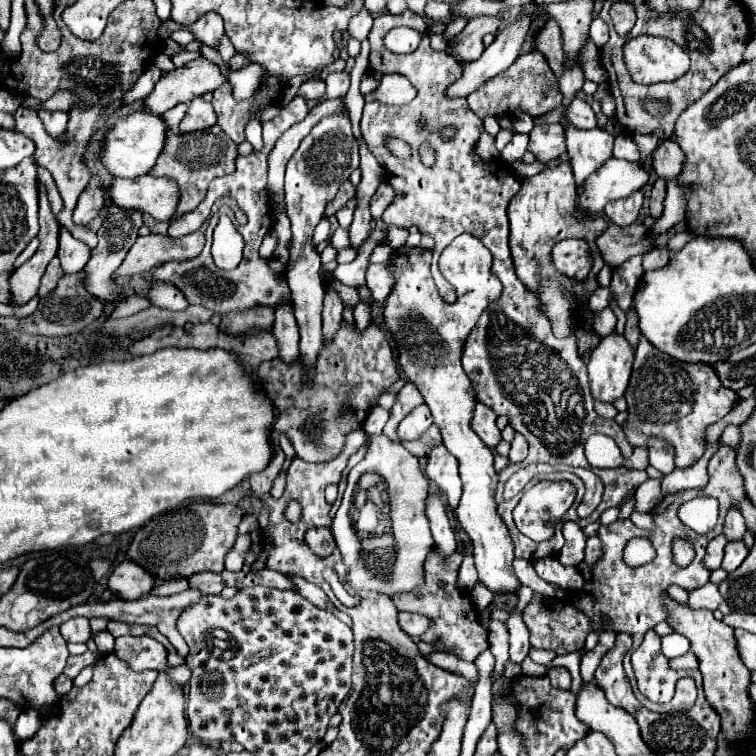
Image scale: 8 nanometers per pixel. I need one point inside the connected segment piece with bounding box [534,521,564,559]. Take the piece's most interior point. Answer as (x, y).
(551, 547)

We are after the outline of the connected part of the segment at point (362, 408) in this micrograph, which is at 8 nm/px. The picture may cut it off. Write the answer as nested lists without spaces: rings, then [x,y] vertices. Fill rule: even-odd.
[[[342,323],[332,345],[322,345],[318,355],[316,375],[310,383],[304,381],[300,361],[286,365],[278,359],[260,363],[256,375],[264,379],[264,391],[272,397],[280,417],[274,425],[278,433],[286,433],[296,449],[296,457],[310,463],[326,463],[340,455],[346,433],[360,429],[370,411],[370,401],[400,379],[398,361],[376,323],[364,333]]]

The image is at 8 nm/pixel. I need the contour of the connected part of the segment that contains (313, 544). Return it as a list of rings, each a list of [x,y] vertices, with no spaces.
[[[312,527],[306,533],[306,543],[310,545],[310,549],[314,549],[314,553],[326,557],[332,553],[334,549],[334,539],[328,527]]]

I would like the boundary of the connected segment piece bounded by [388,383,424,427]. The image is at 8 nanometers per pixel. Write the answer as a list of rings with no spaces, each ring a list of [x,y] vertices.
[[[406,383],[398,393],[396,393],[396,405],[390,409],[390,427],[396,427],[414,407],[422,405],[424,403],[424,397],[420,395],[420,391],[412,385],[412,383]]]

